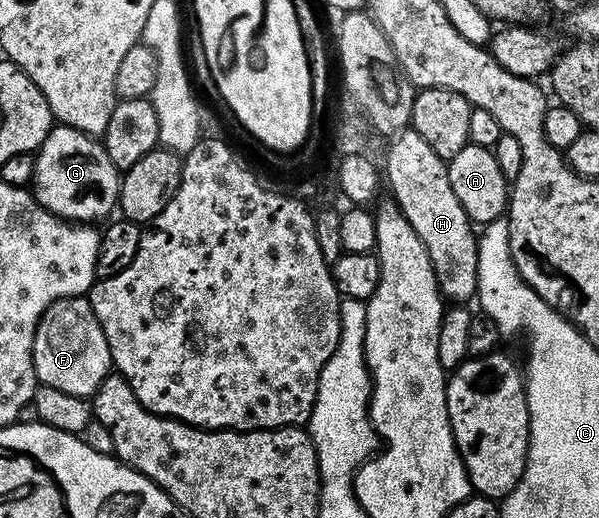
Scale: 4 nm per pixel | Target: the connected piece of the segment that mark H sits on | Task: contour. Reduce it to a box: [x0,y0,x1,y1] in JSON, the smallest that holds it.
[381,129,479,305]

